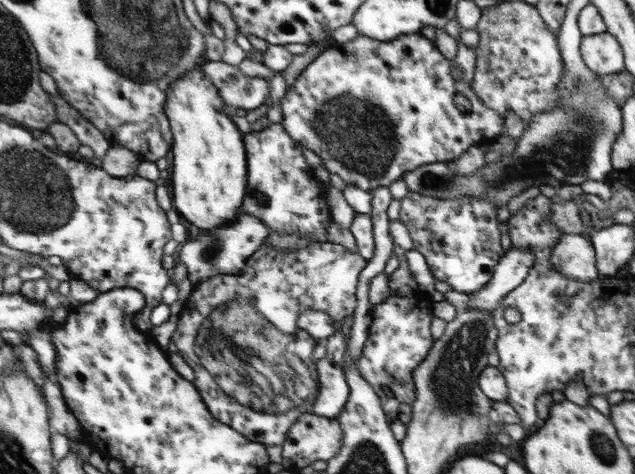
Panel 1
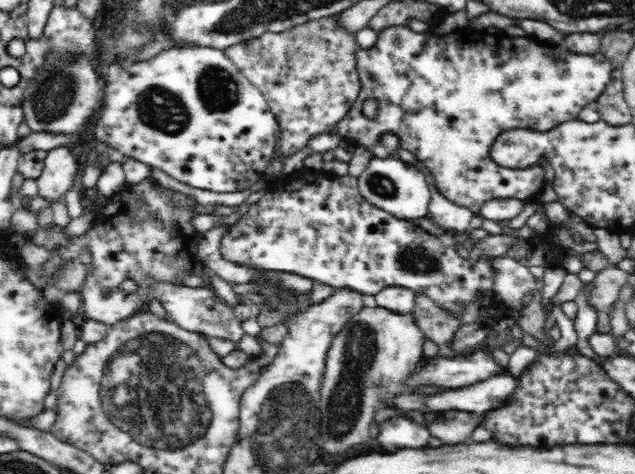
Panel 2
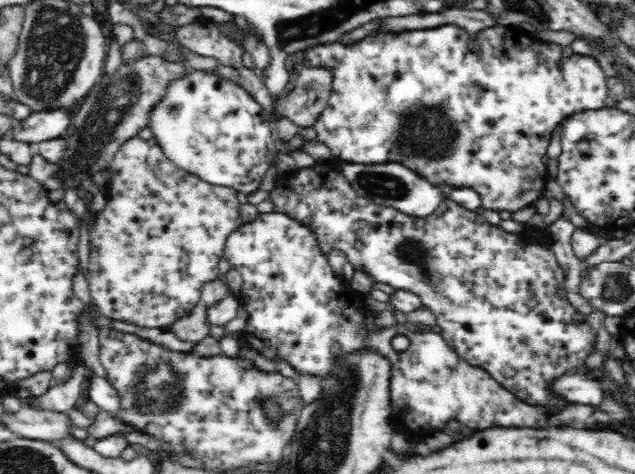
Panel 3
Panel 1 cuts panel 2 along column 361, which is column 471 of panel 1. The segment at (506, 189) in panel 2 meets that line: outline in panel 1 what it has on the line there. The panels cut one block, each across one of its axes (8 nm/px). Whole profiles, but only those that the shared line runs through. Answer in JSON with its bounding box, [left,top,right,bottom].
[280,32,504,192]

